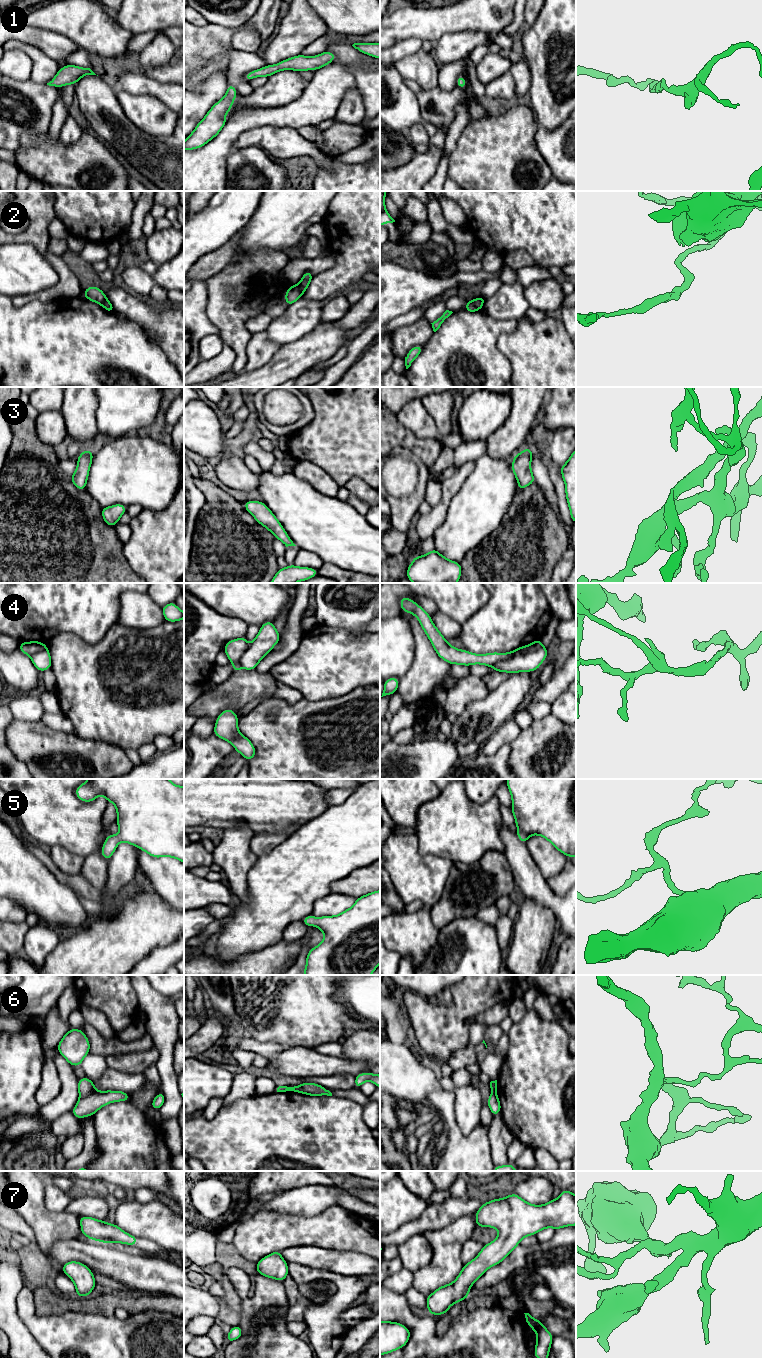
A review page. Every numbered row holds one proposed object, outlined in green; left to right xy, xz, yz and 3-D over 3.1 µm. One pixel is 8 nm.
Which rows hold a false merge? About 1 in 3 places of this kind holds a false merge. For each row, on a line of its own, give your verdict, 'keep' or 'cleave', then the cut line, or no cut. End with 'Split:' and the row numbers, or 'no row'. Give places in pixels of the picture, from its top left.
1: keep; no cut
2: cleave; cut in xz along (298, 284), (299, 290), (302, 293)
3: keep; no cut
4: keep; no cut
5: keep; no cut
6: cleave; cut in xy along (94, 1089), (86, 1096), (80, 1098)
7: keep; no cut
Split: 2, 6

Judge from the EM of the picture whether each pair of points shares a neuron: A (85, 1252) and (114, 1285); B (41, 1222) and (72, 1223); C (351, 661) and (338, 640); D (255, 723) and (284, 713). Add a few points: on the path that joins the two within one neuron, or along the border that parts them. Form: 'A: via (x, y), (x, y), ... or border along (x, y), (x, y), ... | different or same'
A: border along (93, 1272), (99, 1272), (119, 1280), (127, 1287) | different
B: via (49, 1223), (64, 1223) | same
C: via (346, 656), (338, 648), (338, 645) | same
D: via (263, 725), (275, 725), (279, 721) | same

